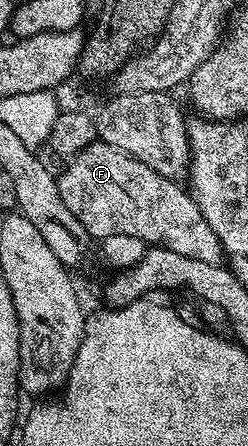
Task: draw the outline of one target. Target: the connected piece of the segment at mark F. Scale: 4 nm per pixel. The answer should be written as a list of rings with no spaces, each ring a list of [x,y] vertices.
[[[103,142],[86,146],[59,173],[58,183],[62,202],[82,222],[89,237],[130,234],[130,238],[142,238],[149,246],[162,246],[198,262],[218,264],[225,259],[218,234],[210,230],[210,222],[206,222],[191,191],[179,188],[177,181],[168,180],[150,170],[146,162],[138,162],[114,146]]]

